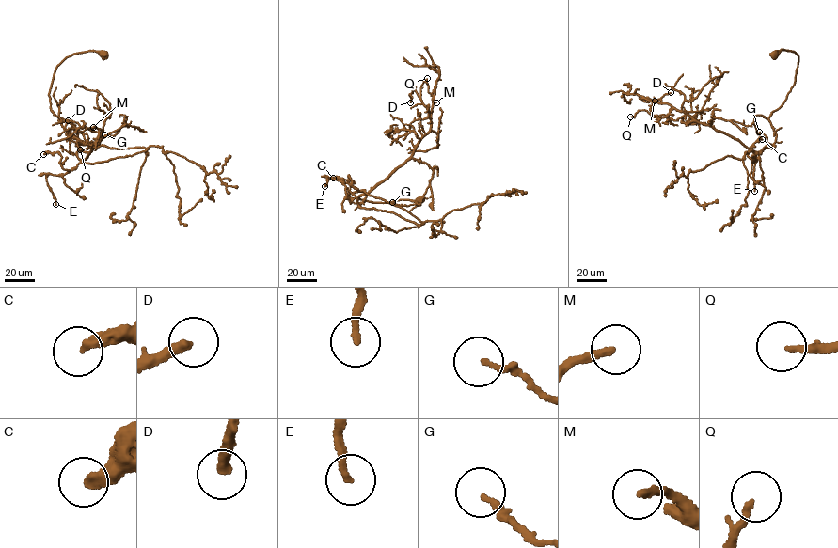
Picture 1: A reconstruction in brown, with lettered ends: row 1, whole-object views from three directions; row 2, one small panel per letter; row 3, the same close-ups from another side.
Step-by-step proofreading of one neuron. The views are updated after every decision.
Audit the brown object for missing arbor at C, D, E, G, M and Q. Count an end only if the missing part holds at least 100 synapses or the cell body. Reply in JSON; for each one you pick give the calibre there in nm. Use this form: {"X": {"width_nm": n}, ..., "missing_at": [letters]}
{"missing_at": []}

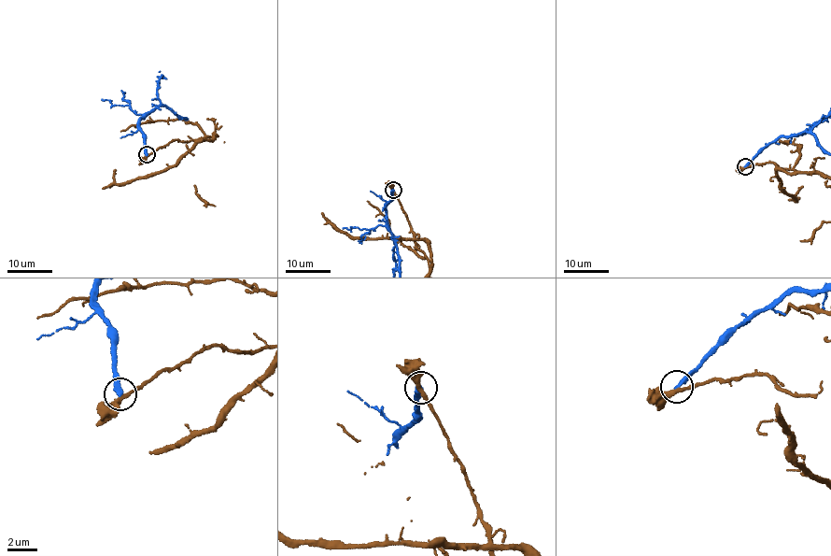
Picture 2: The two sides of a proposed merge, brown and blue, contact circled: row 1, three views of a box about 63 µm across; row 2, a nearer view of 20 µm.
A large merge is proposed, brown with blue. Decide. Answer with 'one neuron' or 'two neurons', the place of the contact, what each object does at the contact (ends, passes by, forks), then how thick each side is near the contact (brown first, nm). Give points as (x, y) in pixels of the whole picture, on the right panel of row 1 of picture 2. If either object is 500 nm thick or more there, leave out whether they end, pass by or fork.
two neurons; at (745, 166); brown passes by; blue ends there; 280 nm thick on the brown side, 340 nm on the other

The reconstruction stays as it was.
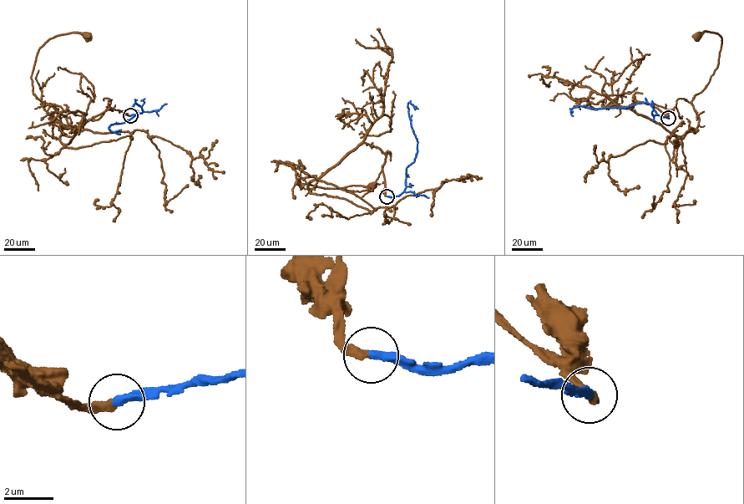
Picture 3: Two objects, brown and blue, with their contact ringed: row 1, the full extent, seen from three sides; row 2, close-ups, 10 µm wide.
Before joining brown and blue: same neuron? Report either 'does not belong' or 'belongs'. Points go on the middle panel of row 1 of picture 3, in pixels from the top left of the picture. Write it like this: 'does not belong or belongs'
belongs

